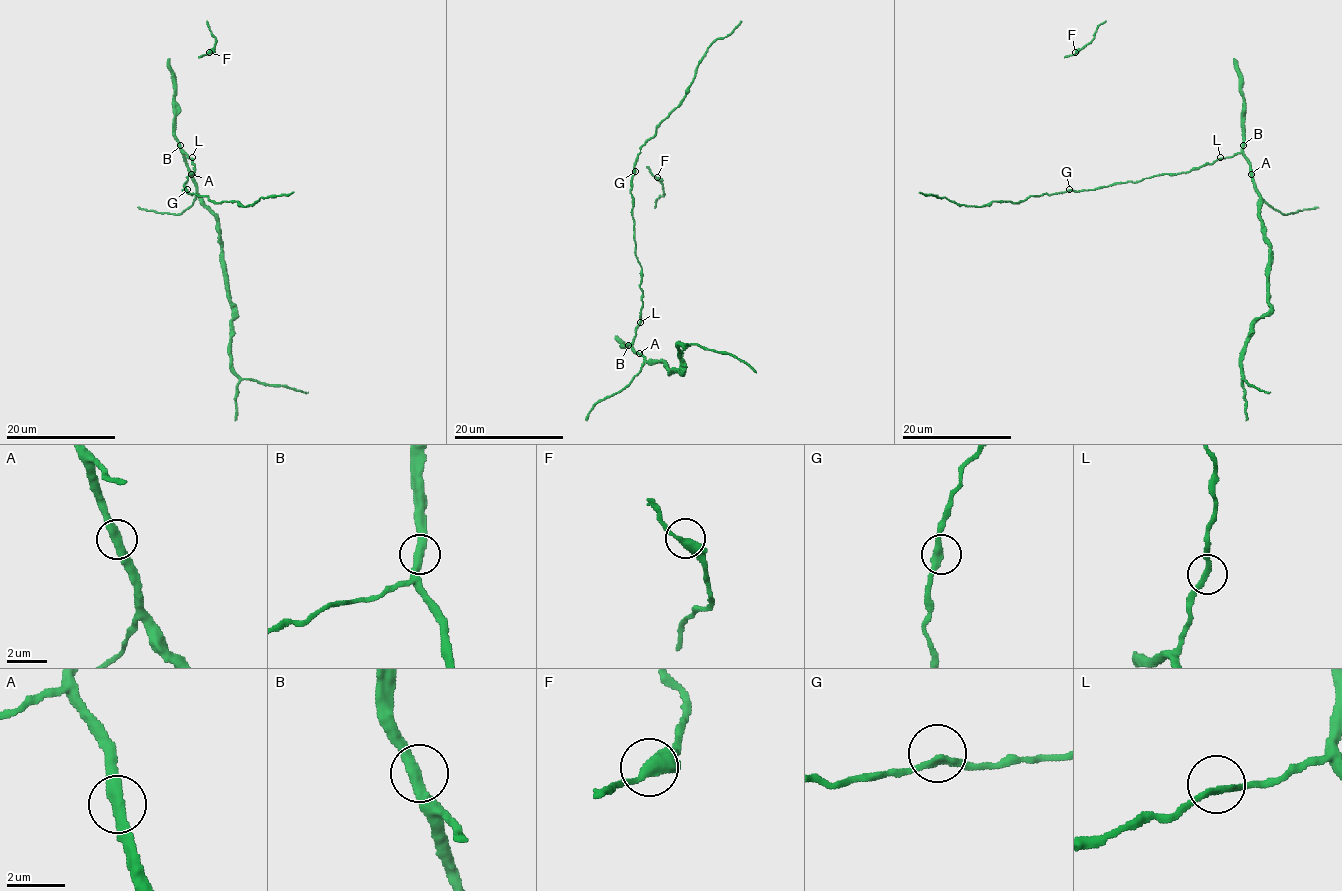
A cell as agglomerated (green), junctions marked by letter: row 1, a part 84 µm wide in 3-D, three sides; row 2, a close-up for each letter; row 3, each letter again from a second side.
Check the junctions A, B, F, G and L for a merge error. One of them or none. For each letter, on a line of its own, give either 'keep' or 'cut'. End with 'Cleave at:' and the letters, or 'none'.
A: keep
B: keep
F: keep
G: keep
L: keep
Cleave at: none

